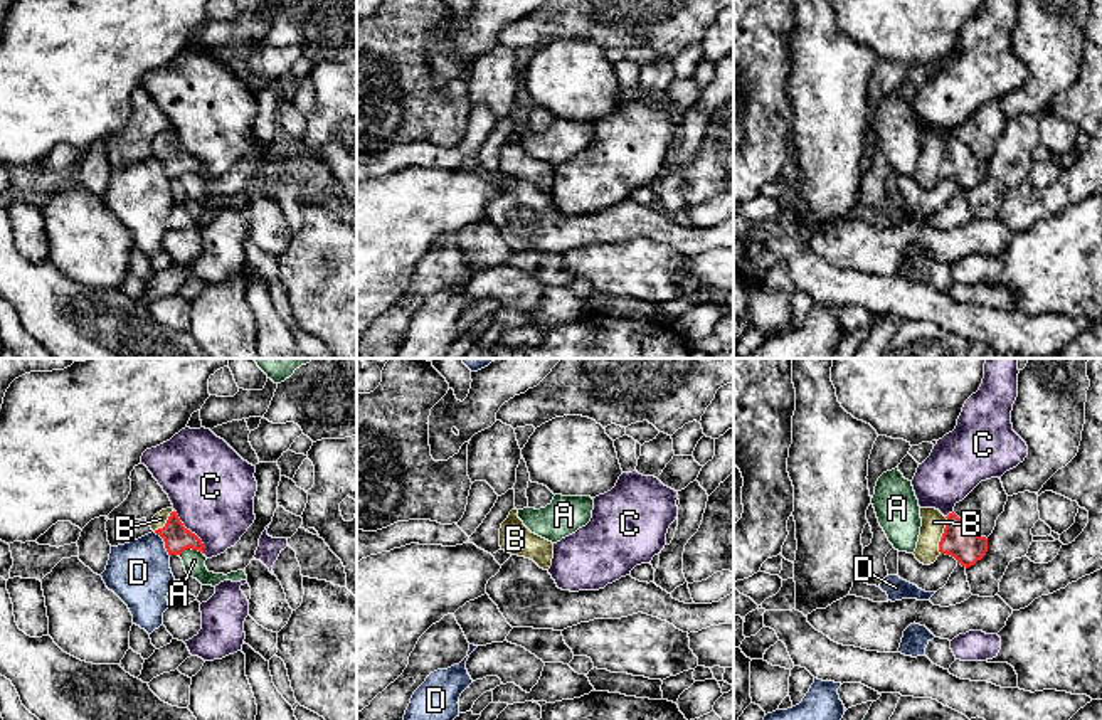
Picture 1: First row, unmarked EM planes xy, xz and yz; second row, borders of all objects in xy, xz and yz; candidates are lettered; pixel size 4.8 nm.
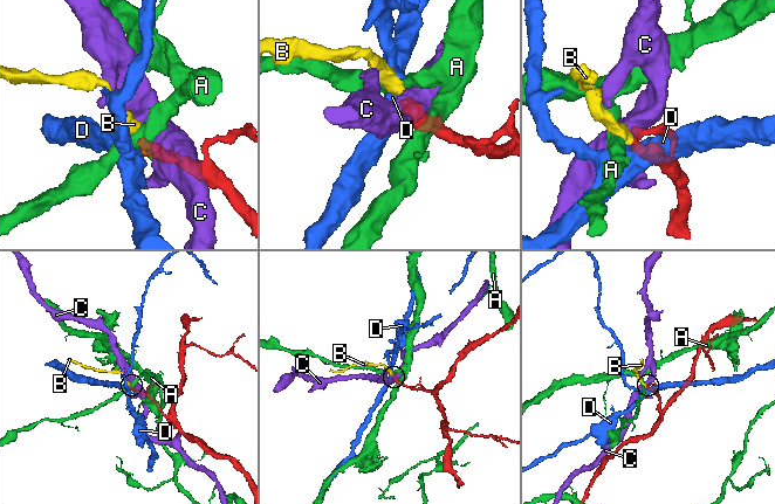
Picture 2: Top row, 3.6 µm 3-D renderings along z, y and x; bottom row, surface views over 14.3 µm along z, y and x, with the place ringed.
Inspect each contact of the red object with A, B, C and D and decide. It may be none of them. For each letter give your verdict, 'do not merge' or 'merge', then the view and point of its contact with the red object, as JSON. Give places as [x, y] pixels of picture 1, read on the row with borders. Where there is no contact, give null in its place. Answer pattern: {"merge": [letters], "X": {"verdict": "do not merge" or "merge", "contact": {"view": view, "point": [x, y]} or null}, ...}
{"merge": ["B"], "A": {"verdict": "do not merge", "contact": {"view": "xy", "point": [190, 547]}}, "B": {"verdict": "merge", "contact": {"view": "yz", "point": [943, 535]}}, "C": {"verdict": "do not merge", "contact": {"view": "xy", "point": [189, 530]}}, "D": {"verdict": "do not merge", "contact": {"view": "xy", "point": [165, 544]}}}

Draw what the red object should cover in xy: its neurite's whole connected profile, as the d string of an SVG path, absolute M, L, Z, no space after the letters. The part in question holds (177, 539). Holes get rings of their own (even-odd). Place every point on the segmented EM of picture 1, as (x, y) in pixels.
M173 508L162 510L153 516L151 530L165 542L168 555L180 555L192 548L204 553L202 540L187 530Z

